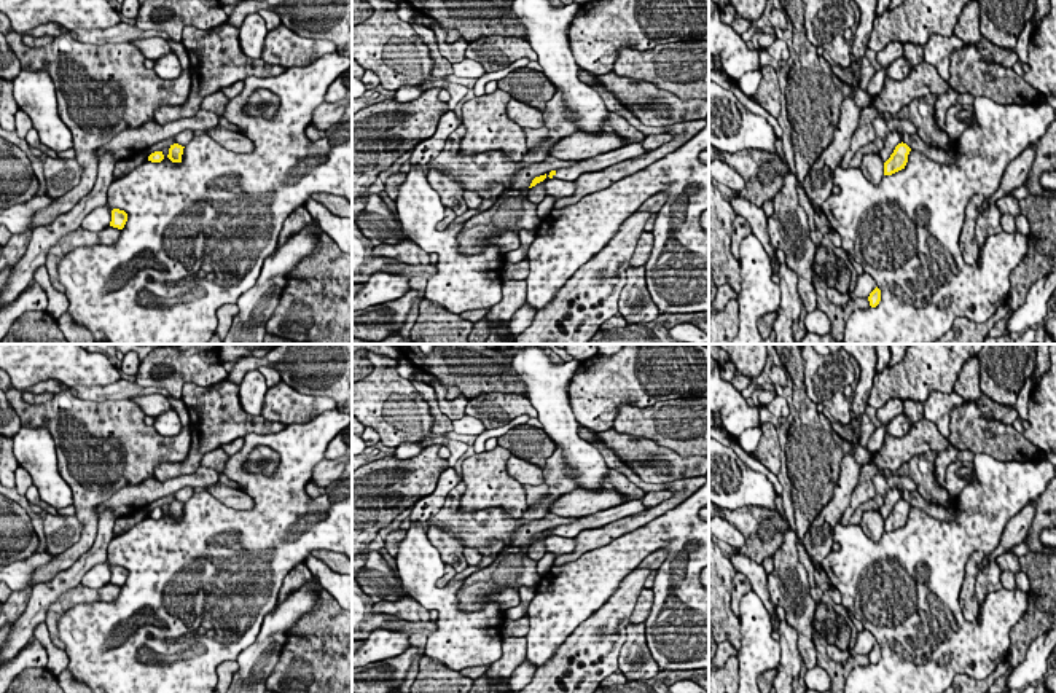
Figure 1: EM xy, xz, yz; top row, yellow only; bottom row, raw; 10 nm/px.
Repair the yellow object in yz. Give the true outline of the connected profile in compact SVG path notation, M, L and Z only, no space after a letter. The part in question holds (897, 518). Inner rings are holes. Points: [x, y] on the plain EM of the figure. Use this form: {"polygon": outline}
{"polygon": "M898 500L890 511L890 515L884 519L884 532L892 532L902 526L905 526L908 519L908 511L911 505L906 500Z"}

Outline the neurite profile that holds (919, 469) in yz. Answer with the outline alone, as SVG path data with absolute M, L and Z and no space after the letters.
M925 454L911 457L903 464L897 475L909 476L916 483L916 491L927 502L935 502L945 508L951 507L952 497L937 483L933 462Z

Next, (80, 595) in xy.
M80 583L78 586L62 593L57 597L57 601L49 607L45 620L53 644L61 650L65 650L64 644L57 637L59 636L57 621L67 610L73 609L78 604L100 602L100 601L111 602L118 597L119 591L121 586L113 583L107 583L102 588L88 588Z

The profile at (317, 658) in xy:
M325 589L315 607L287 631L279 663L266 679L272 693L352 693L352 613Z

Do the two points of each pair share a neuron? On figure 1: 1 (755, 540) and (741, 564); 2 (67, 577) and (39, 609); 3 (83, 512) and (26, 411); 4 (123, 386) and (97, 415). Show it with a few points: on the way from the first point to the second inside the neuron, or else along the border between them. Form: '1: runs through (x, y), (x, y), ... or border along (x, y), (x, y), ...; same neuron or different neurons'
1: border along (736, 548), (760, 564); different neurons
2: runs through (62, 583), (43, 601); same neuron
3: runs through (83, 483), (83, 451), (54, 422); same neuron
4: border along (74, 394), (83, 400), (131, 400); different neurons

